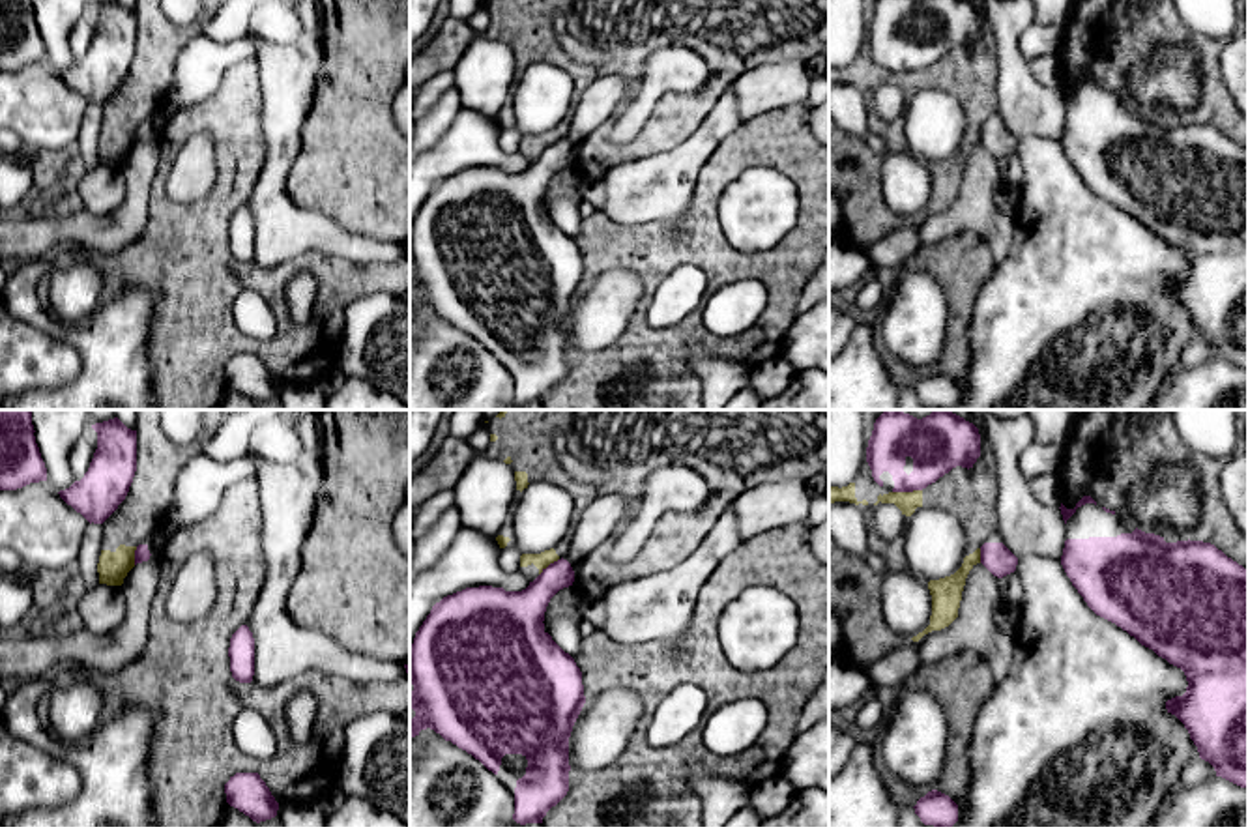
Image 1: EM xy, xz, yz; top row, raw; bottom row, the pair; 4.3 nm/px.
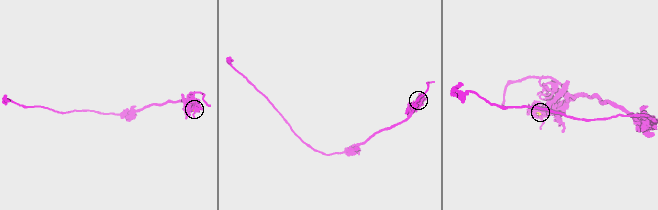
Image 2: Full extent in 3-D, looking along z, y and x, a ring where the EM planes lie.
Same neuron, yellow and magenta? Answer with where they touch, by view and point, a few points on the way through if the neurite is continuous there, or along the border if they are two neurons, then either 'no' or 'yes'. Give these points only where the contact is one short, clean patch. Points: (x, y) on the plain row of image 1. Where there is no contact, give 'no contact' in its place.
meets yellow in yz at (906, 73); no

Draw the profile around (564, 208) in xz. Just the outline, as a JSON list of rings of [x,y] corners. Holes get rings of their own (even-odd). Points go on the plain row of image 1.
[[[574,167],[563,168],[550,180],[544,193],[550,202],[548,215],[573,239],[584,217],[580,215],[580,200],[569,195],[567,189],[580,185],[582,180]]]

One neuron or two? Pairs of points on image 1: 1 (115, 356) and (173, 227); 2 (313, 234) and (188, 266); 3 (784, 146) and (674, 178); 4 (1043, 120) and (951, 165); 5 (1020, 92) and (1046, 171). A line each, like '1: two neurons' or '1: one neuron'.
1: two neurons
2: two neurons
3: two neurons
4: two neurons
5: two neurons

